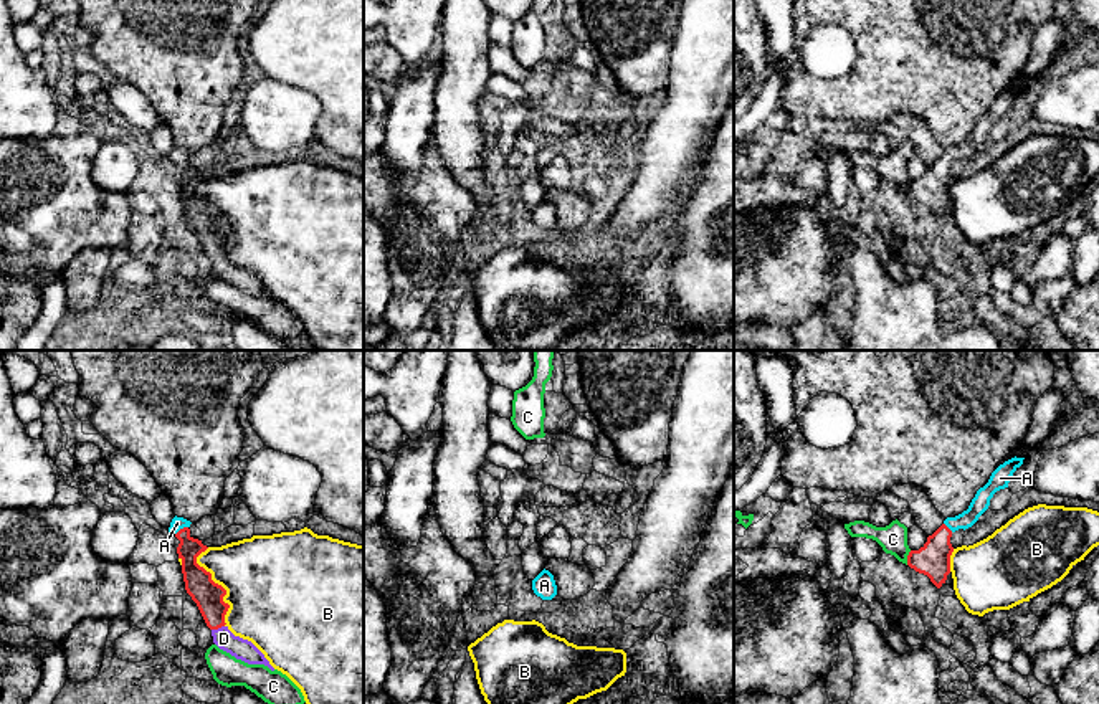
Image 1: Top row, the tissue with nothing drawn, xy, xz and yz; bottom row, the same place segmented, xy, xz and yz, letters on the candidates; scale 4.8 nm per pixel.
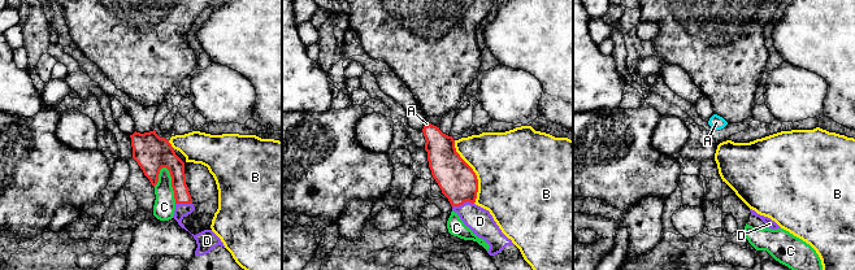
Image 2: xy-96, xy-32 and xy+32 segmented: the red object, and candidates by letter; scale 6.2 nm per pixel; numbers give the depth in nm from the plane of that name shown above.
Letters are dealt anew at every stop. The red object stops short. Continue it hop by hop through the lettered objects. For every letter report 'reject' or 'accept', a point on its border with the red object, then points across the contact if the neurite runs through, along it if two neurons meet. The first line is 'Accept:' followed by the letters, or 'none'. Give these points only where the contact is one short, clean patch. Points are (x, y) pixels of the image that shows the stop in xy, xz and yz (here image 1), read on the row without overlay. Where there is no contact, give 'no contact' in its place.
Accept: A, D
A: accept; contact xy (180, 159); way xy (195, 207), (180, 159), (177, 152)
B: reject; contact xy (220, 215)
C: reject; contact yz (908, 187); border yz (911, 180), (906, 194)
D: accept; contact xy (217, 258); way xy (209, 225), (217, 258), (223, 268)

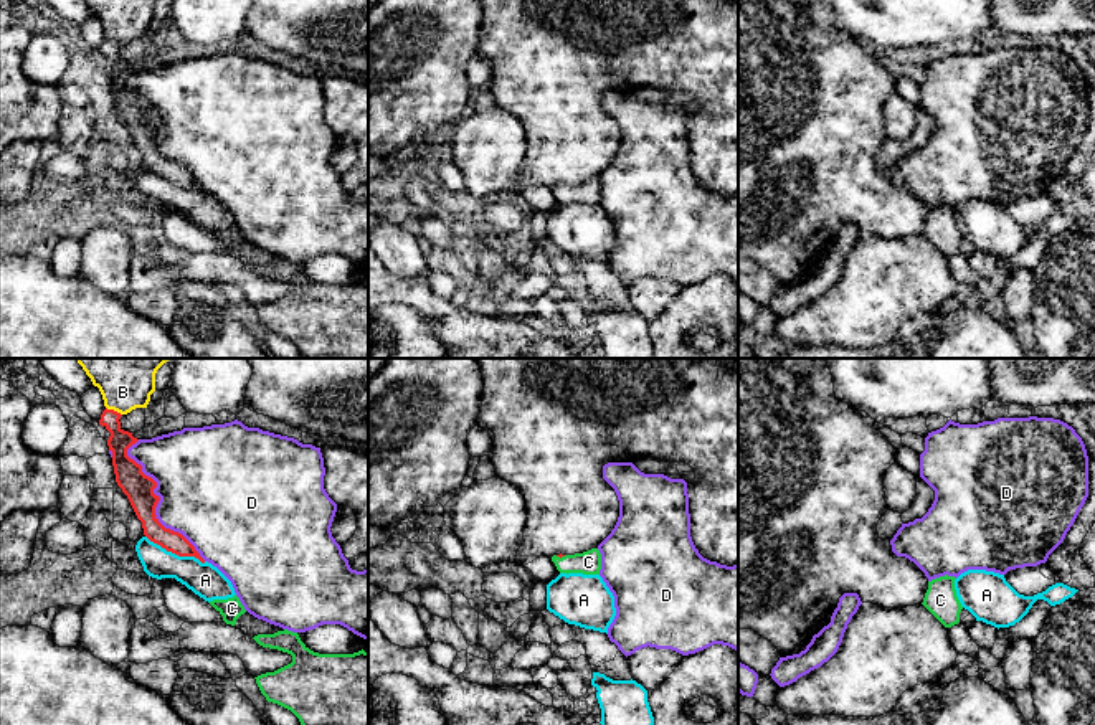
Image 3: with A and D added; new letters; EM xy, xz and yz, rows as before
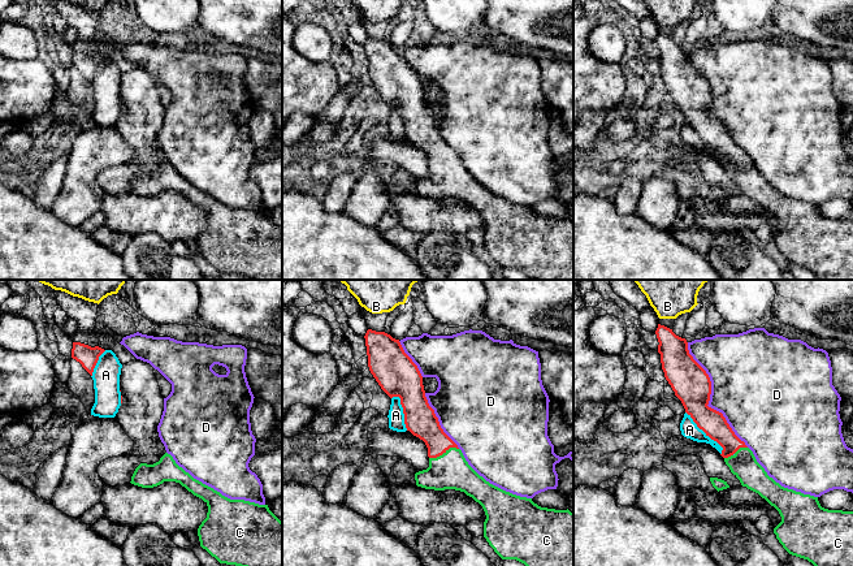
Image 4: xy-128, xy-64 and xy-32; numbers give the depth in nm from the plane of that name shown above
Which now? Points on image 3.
Accept: C
A: reject; contact xy (175, 184); border xy (146, 165), (167, 180), (179, 185), (194, 185), (205, 192)
B: reject; contact xy (113, 40)
C: accept; contact xz (560, 187); way xz (560, 185), (560, 187), (588, 192)
D: reject; contact xy (157, 132)

